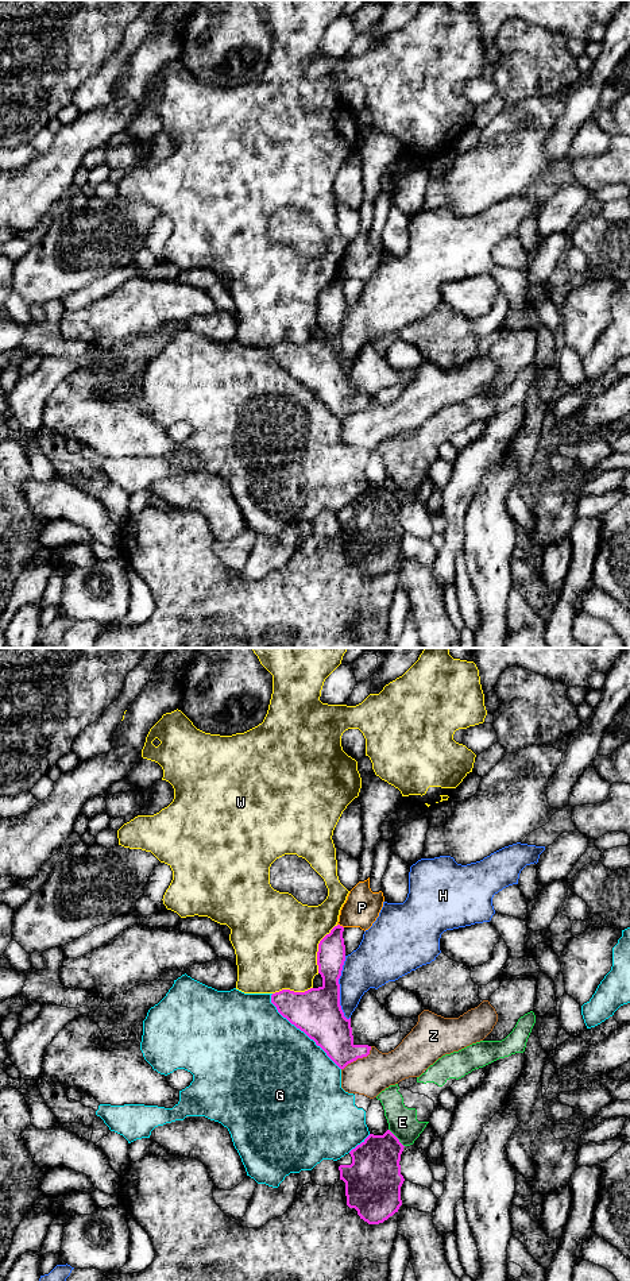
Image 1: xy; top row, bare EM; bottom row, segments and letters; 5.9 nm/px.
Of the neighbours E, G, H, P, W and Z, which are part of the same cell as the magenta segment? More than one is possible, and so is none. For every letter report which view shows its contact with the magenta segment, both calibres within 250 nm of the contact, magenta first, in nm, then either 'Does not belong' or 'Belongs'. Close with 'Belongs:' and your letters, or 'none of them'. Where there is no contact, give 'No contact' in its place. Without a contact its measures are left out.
E: Touches magenta in xy. Thickness 300 nm (magenta) against 180 nm. Does not belong
G: Touches magenta in xy. Thickness 280 nm (magenta) against 500 nm. Does not belong
H: Touches magenta in xy. Thickness 280 nm (magenta) against 280 nm. Does not belong
P: Touches magenta in xy. Thickness 170 nm (magenta) against 220 nm. Does not belong
W: Touches magenta in xy. Thickness 170 nm (magenta) against 480 nm. Does not belong
Z: Touches magenta in xy. Thickness 240 nm (magenta) against 240 nm. Does not belong
Belongs: none of them

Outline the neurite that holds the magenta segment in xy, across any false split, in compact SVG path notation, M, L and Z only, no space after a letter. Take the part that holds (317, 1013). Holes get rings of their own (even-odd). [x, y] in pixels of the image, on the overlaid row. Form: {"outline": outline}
{"outline": "M337 925L318 944L317 965L318 973L322 977L321 987L310 988L305 992L282 989L271 995L271 1003L277 1007L278 1012L313 1039L340 1069L344 1069L357 1058L367 1057L371 1050L368 1045L353 1043L351 1018L347 1019L344 1016L340 1006L339 979L345 961L343 931L344 927Z"}

